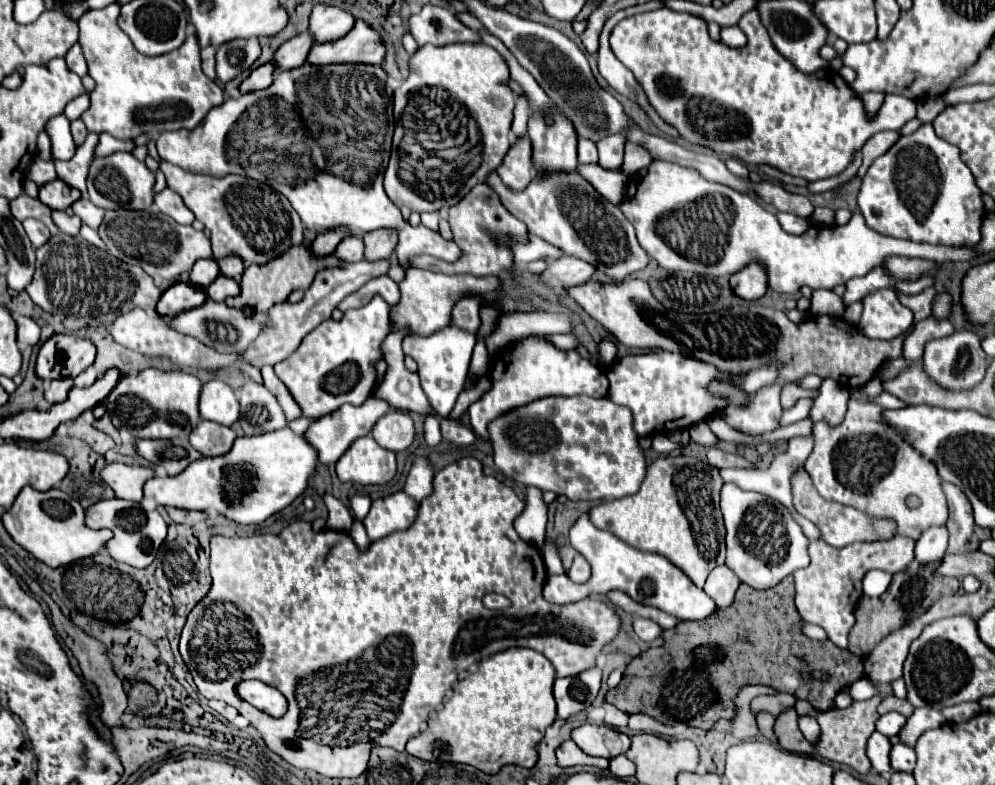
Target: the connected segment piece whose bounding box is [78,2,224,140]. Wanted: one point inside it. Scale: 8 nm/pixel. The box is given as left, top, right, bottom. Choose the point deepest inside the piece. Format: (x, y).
(134, 94)

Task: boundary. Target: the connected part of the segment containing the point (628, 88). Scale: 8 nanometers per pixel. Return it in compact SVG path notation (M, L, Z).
M652 2L642 4L642 6L632 6L620 10L613 14L605 23L600 34L600 50L598 50L598 70L602 74L602 78L614 88L618 90L622 96L630 98L632 102L636 102L646 114L650 114L654 108L648 104L640 84L636 82L634 74L630 74L630 70L626 70L624 64L620 64L616 60L616 56L610 50L609 37L615 25L624 18L634 16L642 12L650 12L654 10Z

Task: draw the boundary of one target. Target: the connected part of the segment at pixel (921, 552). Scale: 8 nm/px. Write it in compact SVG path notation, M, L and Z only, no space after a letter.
M944 526L928 528L916 540L916 548L914 548L916 562L922 566L938 564L946 554L946 546L948 546L948 530Z

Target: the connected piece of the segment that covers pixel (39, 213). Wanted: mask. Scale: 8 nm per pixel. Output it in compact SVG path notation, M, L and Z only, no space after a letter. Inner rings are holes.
M20 194L16 200L10 200L10 212L14 214L14 218L18 220L26 220L26 218L36 218L42 220L52 234L60 234L58 226L52 220L52 208L44 206L40 200L30 198L28 194Z

